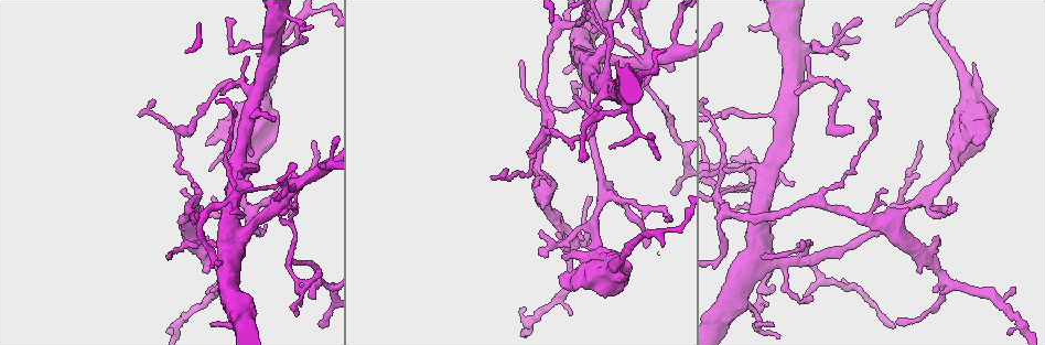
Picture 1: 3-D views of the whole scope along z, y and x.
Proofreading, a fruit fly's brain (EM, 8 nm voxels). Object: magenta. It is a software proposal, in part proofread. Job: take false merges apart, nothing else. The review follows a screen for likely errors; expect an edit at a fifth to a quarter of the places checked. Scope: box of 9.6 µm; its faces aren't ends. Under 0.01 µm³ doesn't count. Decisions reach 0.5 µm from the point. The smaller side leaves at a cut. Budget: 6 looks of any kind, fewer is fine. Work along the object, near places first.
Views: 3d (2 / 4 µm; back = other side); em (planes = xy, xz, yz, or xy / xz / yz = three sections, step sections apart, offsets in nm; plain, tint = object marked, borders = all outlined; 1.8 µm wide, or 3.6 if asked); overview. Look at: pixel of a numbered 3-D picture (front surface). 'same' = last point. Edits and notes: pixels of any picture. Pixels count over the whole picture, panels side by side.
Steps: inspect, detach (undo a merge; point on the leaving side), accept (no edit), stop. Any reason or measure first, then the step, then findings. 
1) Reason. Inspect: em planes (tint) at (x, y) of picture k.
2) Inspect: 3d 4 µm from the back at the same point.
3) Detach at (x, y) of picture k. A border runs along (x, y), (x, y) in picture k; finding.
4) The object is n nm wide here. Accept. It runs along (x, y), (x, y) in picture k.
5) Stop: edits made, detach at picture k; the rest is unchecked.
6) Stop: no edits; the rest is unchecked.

Inspect: 3d 4 µm from the back at (236, 195) of picture 1.

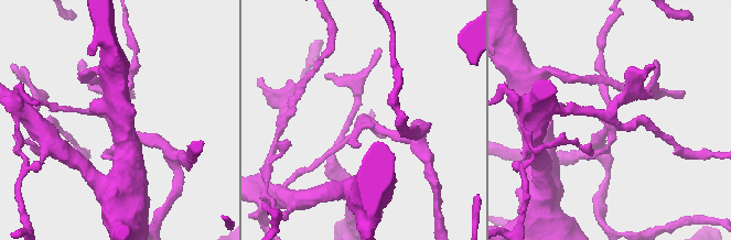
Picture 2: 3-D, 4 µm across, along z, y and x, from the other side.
Now the EM. Inspect: em planes (tint) at (610, 125) of picture 2.

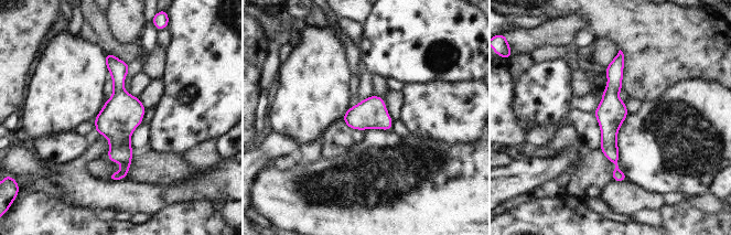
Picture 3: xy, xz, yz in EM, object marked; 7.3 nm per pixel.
The object is 220 nm wide here. Accept. It runs along (620, 55), (610, 150), (622, 178) in picture 3; one neuron here.

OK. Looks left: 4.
Small branch off a trunk. Inspect: em 3.6 µm xy step 16 (tint) at (290, 195) of picture 1.

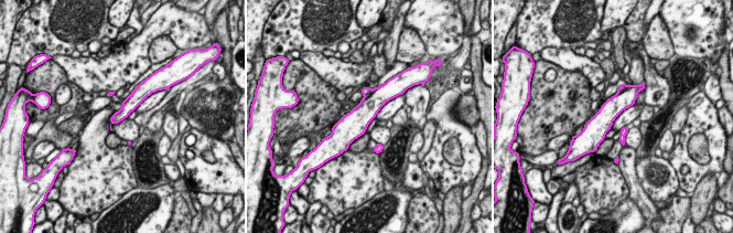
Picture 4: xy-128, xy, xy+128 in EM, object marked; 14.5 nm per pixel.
Another direction. Inspect: em 3.6 µm planes (tint) at the same point.

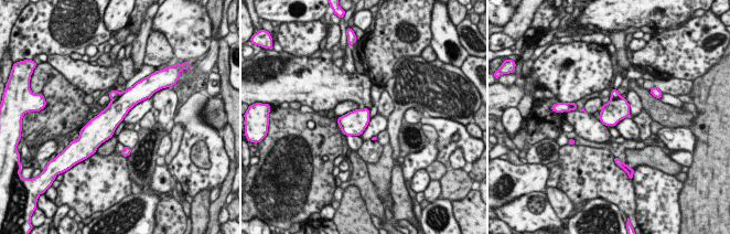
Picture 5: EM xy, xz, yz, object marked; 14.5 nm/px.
The object is 320 nm wide here. Detach at (614, 93) of picture 5. Two neurons meet here.

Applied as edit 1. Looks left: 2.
Looks like a crossing. Inspect: em planes (tint) at (798, 260) of picture 1.

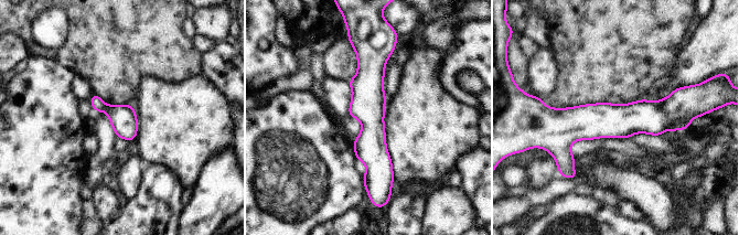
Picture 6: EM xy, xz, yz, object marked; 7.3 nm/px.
Accept. It runs along (363, 52), (368, 61), (374, 184) in picture 6; all the same neuron.

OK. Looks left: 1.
Stop: edits made, detach at picture 5; the rest is unchecked.

